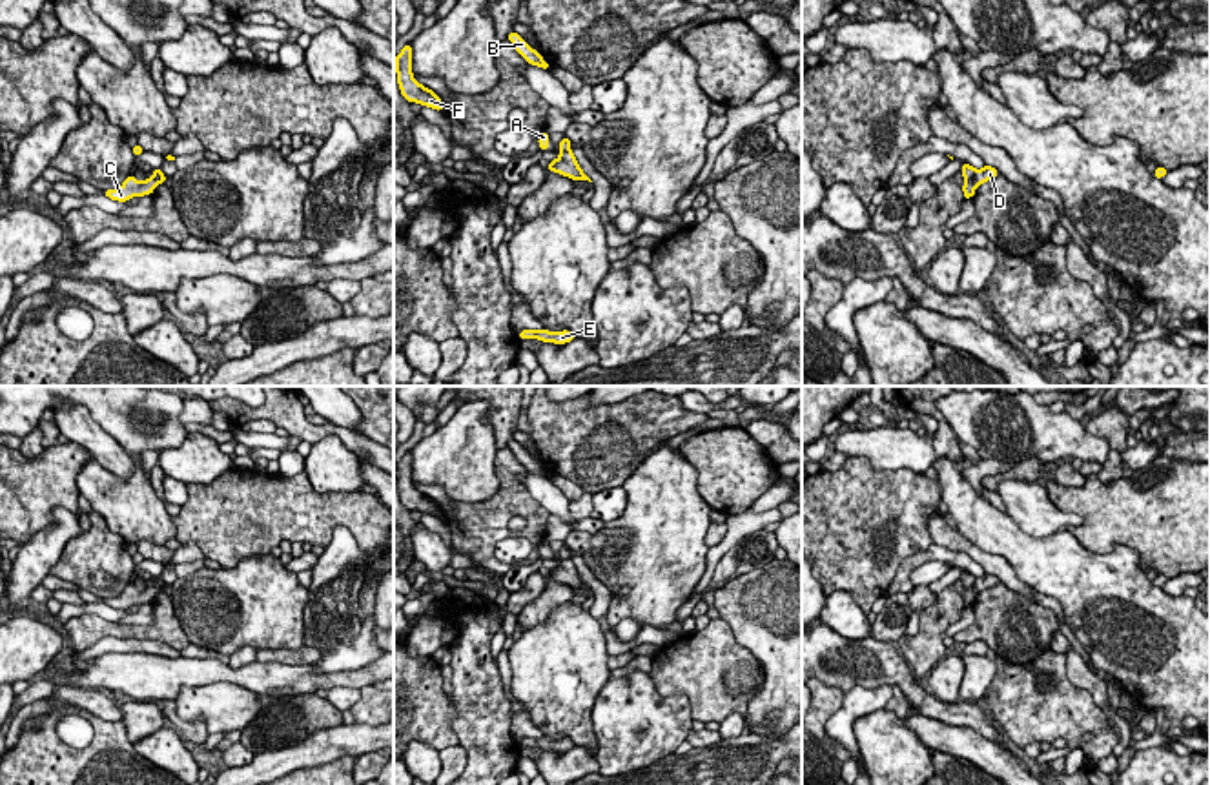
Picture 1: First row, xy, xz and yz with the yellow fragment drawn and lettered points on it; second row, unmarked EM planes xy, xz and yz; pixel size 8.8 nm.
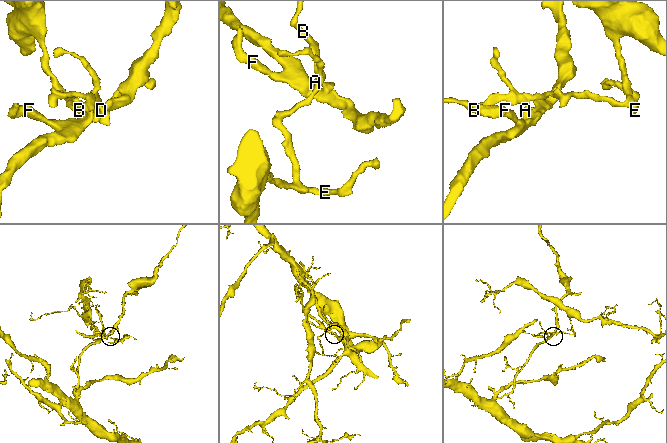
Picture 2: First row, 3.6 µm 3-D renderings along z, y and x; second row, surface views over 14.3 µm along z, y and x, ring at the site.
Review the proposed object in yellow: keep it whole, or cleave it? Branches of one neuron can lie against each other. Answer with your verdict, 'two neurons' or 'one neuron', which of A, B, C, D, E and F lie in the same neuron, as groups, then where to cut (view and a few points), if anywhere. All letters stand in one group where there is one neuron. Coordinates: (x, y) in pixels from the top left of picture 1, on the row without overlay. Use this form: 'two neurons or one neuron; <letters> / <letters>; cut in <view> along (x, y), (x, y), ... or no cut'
two neurons; A C D F / B E; cut in yz along (977, 578), (974, 594)

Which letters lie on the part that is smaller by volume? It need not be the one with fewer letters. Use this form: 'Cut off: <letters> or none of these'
Cut off: B, E

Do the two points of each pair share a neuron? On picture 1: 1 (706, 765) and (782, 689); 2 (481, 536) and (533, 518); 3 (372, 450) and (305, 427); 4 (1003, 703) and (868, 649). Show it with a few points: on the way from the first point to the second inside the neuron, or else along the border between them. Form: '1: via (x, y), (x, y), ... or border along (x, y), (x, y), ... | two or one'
1: border along (751, 731), (762, 736), (782, 738) | two
2: via (494, 523), (507, 510), (520, 510) | one
3: via (356, 443), (339, 430), (321, 430) | one
4: border along (983, 707), (1004, 733) | two

